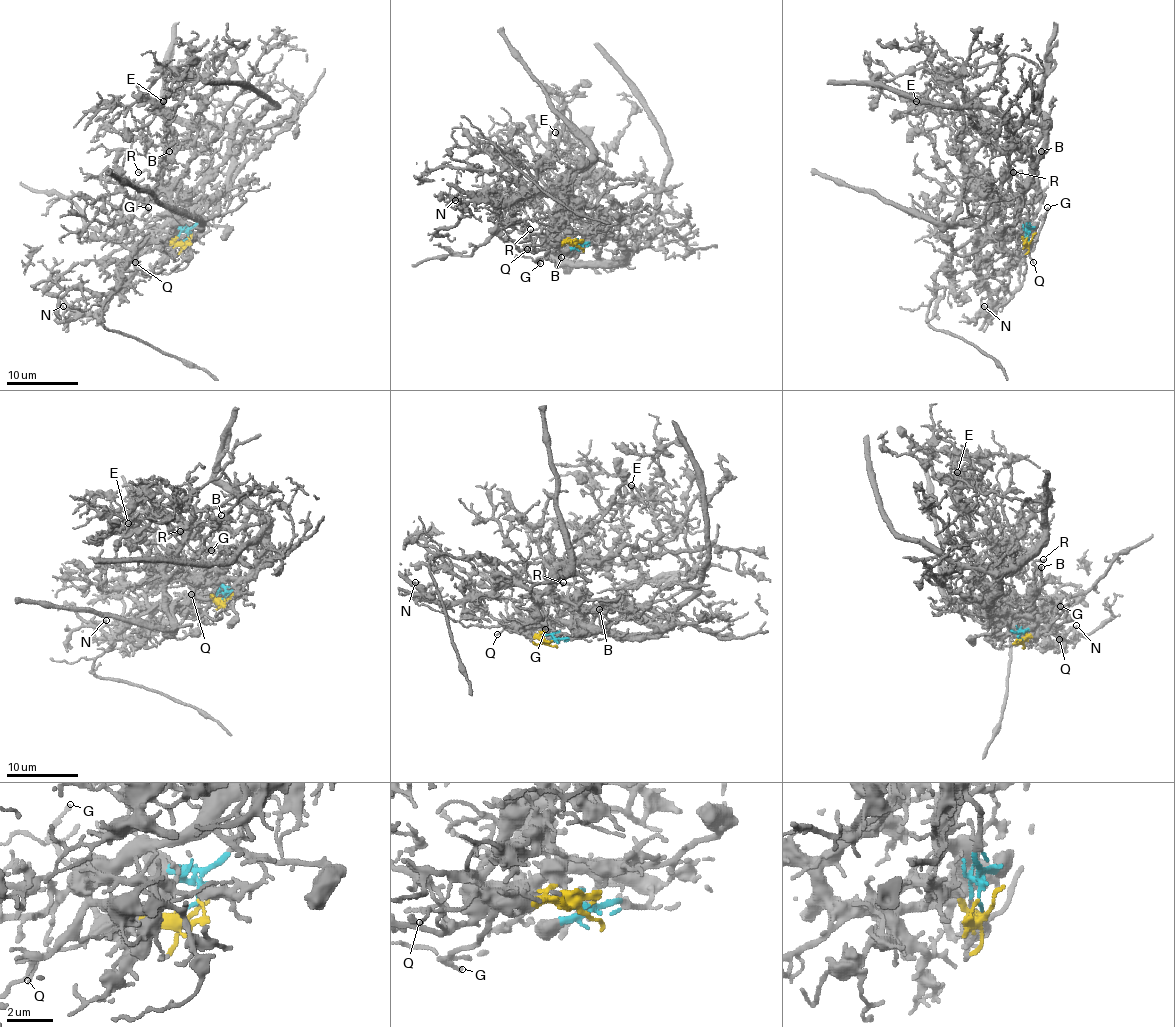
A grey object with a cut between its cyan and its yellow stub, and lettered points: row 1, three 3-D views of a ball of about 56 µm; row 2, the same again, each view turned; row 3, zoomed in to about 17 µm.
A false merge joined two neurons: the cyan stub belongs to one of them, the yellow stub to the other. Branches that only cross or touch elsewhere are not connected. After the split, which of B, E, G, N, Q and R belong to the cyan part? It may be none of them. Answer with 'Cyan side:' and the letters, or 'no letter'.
Cyan side: B, R

